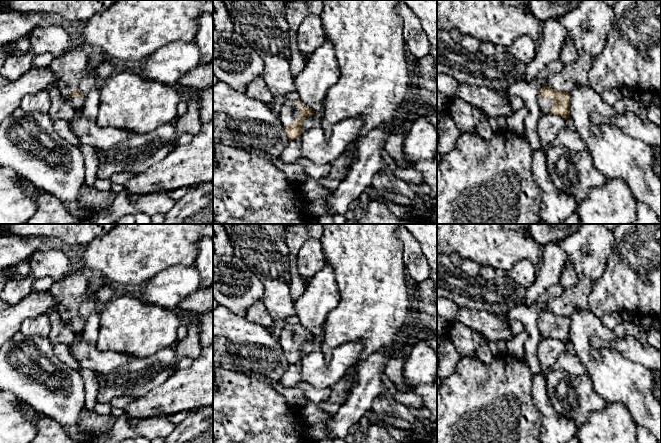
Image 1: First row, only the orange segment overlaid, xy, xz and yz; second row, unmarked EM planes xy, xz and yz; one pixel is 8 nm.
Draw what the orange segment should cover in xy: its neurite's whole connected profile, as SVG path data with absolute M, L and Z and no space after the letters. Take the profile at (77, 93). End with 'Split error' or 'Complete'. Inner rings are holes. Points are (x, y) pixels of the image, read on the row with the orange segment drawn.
M88 48L88 64L86 68L77 73L66 74L56 85L64 99L70 102L73 106L74 111L82 111L84 104L86 102L86 97L84 97L79 88L79 83L81 79L94 69L96 69L106 58L105 54L97 48Z. Split error

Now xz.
M299 99L286 101L282 105L279 112L279 119L284 126L289 141L301 136L304 119L314 114L314 111Z. Split error

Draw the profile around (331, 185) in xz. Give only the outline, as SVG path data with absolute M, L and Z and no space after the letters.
M345 151L339 158L332 162L332 168L329 175L324 179L316 181L333 193L338 188L341 178L347 174L349 161L350 153Z

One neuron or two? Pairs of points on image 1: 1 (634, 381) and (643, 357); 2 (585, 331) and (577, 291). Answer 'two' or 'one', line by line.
1: two
2: two

